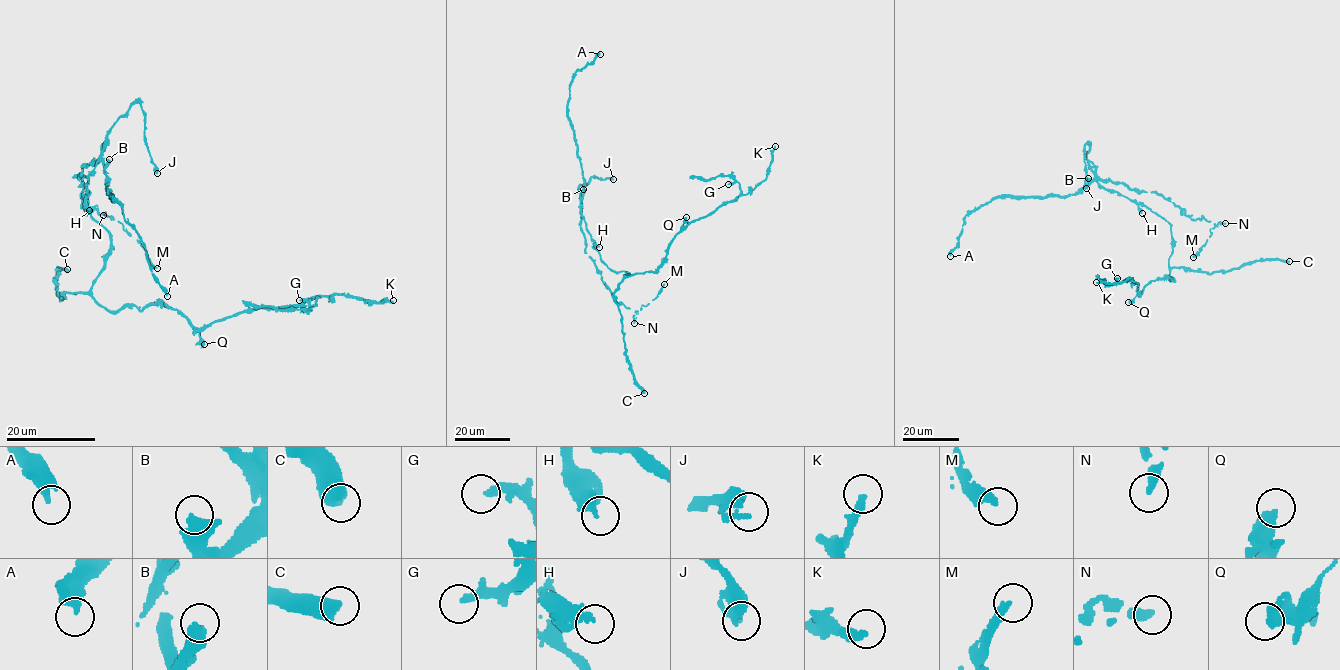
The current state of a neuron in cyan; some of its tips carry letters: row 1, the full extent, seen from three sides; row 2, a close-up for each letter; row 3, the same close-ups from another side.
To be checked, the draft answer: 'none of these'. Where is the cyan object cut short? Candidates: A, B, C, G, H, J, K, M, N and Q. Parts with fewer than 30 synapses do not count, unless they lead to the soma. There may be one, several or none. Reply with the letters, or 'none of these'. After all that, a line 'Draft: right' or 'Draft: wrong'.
none of these
Draft: right

